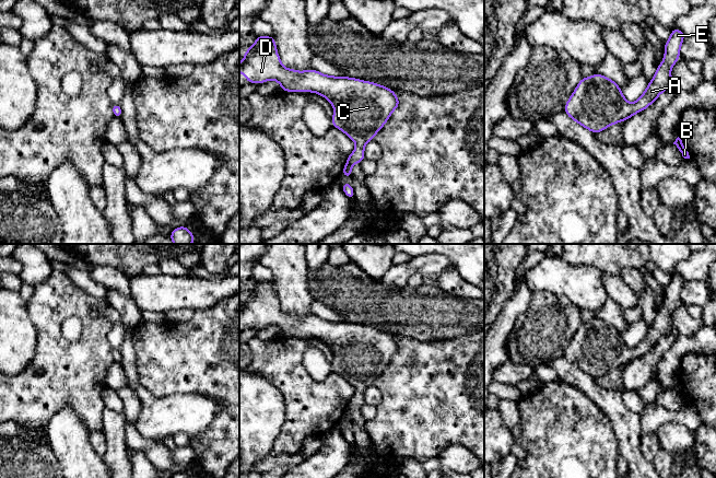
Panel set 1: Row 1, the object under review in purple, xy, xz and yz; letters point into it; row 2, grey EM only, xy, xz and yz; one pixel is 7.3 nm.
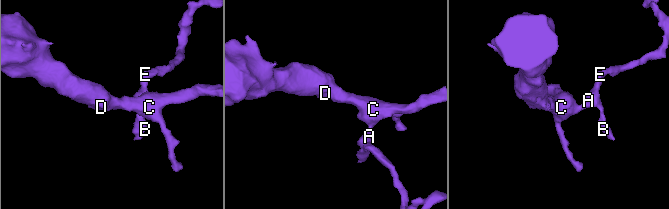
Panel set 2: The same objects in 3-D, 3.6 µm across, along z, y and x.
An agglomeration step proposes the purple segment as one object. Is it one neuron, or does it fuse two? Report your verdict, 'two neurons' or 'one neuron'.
one neuron

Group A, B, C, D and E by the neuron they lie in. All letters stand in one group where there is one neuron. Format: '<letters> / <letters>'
A B C D E

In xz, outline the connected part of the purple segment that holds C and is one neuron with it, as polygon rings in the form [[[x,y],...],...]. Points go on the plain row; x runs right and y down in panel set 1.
[[[257,281],[255,289],[246,294],[239,308],[248,328],[278,326],[282,336],[314,337],[327,343],[334,353],[331,362],[333,372],[339,373],[356,389],[349,400],[342,420],[352,421],[352,410],[361,408],[365,389],[398,353],[395,337],[374,327],[347,322],[331,322],[316,315],[296,316],[284,313],[275,291],[274,282]]]

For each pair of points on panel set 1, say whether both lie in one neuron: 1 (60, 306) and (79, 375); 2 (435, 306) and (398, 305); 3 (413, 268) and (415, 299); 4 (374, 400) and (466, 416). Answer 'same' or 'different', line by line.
1: same
2: same
3: different
4: different

